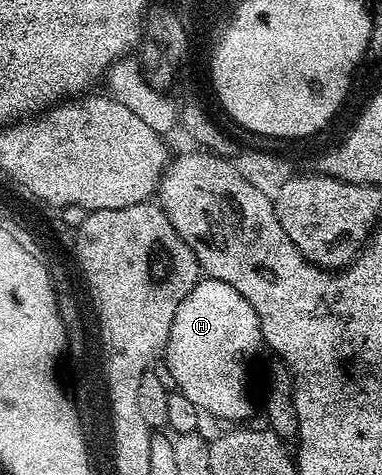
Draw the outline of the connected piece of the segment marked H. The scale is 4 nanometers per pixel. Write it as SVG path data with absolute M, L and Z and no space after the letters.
M205 277L196 283L178 305L165 348L165 367L178 392L188 397L200 412L229 421L239 421L247 418L253 409L247 393L245 357L261 342L260 319L254 312L253 305L231 285Z

